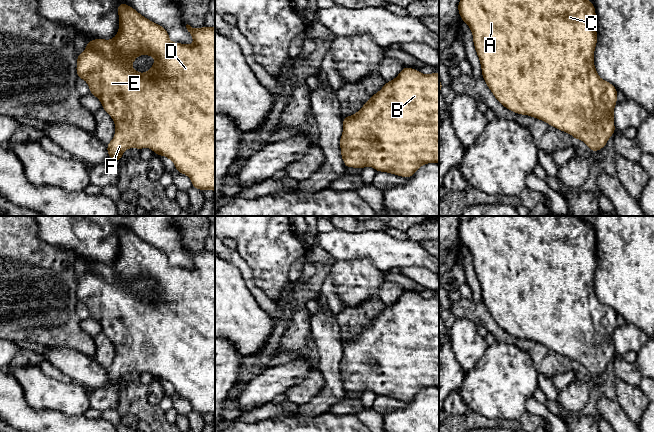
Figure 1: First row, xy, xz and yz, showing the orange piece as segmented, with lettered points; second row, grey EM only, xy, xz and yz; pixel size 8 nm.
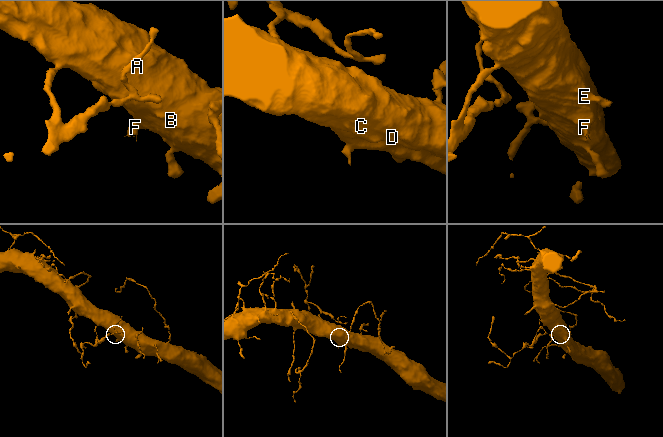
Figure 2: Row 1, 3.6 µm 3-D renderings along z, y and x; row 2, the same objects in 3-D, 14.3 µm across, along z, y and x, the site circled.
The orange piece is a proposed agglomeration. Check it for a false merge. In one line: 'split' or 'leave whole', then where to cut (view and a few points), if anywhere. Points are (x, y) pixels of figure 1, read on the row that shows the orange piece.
leave whole | no cut

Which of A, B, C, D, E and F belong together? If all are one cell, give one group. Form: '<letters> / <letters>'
A B C D E F

